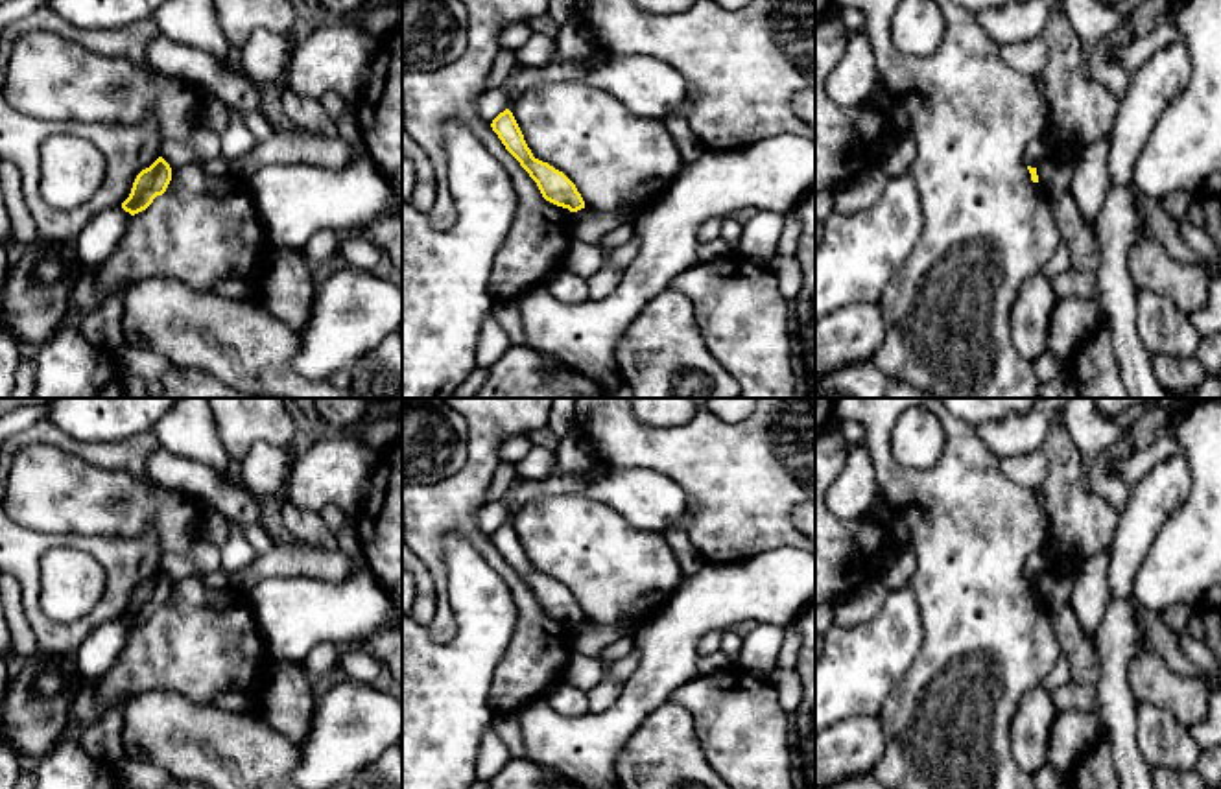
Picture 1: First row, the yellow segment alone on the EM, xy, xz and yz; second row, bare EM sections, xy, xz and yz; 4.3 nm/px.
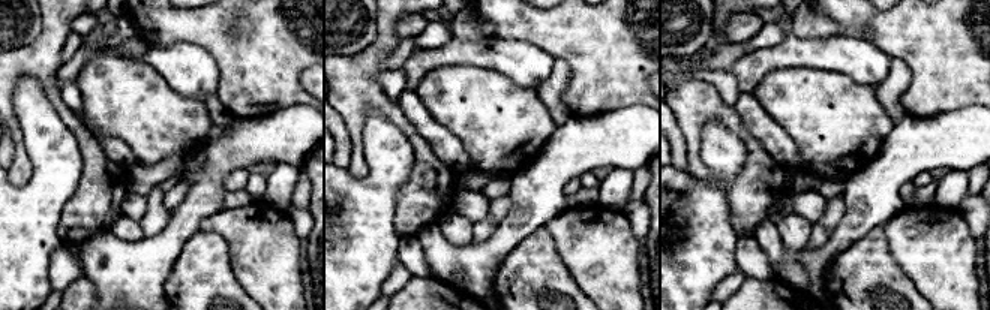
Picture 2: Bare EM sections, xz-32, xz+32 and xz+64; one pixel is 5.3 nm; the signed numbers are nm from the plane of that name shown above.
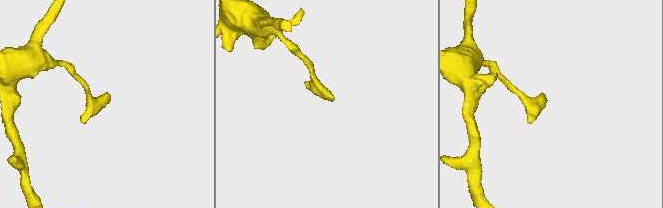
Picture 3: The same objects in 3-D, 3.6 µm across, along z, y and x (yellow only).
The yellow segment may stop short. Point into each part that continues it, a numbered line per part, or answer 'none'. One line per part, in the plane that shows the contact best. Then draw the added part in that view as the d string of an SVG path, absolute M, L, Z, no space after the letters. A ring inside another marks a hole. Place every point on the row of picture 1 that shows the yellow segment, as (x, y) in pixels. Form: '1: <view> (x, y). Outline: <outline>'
none

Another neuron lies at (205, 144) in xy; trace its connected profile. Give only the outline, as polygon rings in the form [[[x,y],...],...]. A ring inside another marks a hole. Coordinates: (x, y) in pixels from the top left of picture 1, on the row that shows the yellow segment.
[[[199,125],[194,135],[184,140],[168,140],[160,146],[160,157],[170,164],[170,168],[181,168],[190,162],[214,160],[221,153],[221,133]]]

